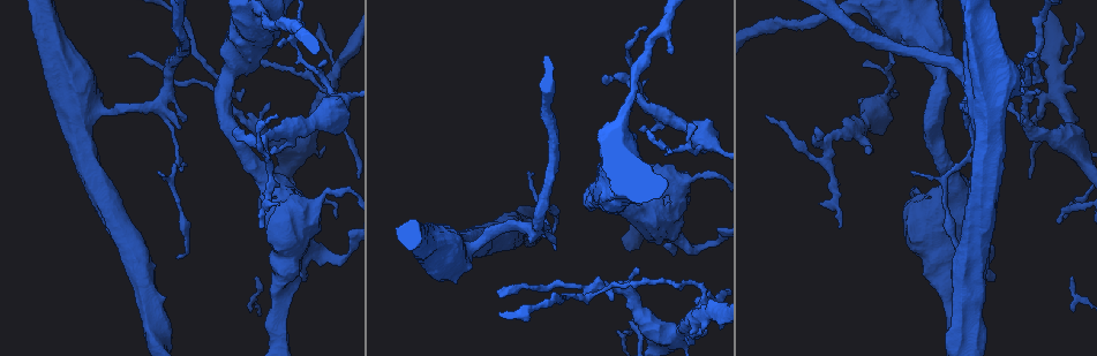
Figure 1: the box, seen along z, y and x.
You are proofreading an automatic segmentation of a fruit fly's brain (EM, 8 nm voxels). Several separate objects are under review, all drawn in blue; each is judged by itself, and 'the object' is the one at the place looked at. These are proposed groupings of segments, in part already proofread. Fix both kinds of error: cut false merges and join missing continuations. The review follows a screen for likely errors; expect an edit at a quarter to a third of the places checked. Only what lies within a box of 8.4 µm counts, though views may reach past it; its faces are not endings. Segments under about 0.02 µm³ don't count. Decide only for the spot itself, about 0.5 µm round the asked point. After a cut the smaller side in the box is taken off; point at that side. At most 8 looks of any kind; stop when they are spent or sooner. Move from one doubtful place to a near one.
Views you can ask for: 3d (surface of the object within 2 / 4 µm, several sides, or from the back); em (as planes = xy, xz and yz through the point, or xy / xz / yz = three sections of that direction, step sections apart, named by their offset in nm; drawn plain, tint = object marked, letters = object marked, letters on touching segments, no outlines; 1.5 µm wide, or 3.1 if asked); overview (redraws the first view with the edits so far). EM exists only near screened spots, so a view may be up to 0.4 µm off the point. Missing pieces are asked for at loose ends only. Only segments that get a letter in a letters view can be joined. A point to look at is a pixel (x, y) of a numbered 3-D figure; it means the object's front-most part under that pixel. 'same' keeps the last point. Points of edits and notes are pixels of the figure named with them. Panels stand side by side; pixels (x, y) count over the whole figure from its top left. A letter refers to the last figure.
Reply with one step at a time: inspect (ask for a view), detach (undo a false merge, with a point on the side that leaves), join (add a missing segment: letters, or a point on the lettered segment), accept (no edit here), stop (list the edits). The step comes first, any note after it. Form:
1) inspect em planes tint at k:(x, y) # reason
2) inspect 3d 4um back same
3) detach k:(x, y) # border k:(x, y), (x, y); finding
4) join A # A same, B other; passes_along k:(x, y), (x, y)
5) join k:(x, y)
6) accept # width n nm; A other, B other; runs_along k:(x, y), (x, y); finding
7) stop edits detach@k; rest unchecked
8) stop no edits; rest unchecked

inspect em xz step 8 tint at 1:(156, 108) # thin arm on a thick one

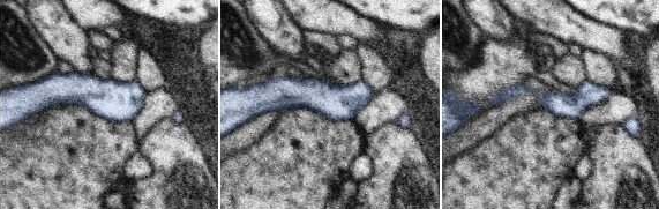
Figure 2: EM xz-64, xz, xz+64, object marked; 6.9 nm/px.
inspect em planes letters same

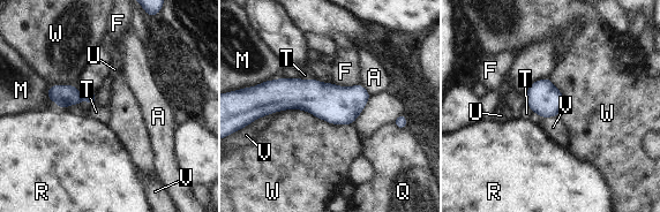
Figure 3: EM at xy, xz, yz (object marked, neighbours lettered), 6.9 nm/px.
accept # longest_contact W 600 nm; A other, F other, M other, Q other, R other, T other, U other, V other, W other; runs_along 3:(366, 95), (261, 99); all the same neuron

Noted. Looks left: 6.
inspect em xy step 8 tint at 1:(767, 115) # free end

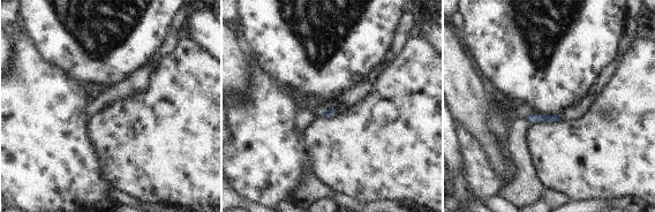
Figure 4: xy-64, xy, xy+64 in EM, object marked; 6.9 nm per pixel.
inspect em planes letters same

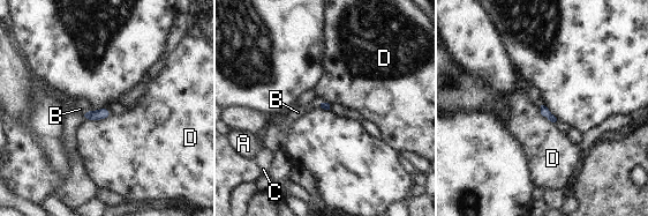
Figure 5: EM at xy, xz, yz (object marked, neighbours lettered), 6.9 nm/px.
accept # A other, B other, C other, D other; border 5:(111, 114), (83, 121); no lettered segment goes on from it

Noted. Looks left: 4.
inspect em xz step 8 letters at 1:(181, 255) # thin end

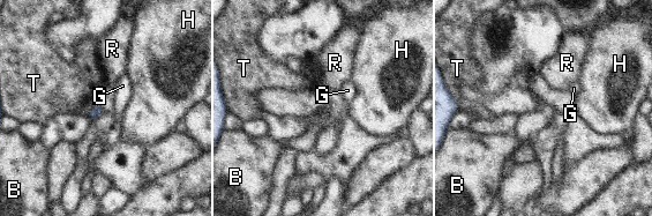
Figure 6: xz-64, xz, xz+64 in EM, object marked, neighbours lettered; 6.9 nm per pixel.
inspect em planes letters same

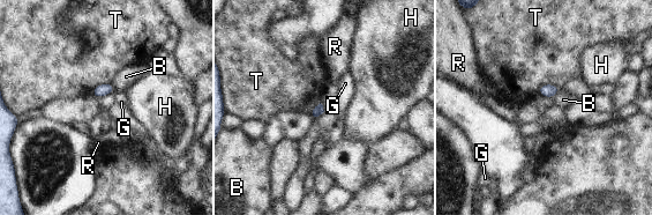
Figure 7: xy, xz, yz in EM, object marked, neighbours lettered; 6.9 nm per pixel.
accept # B other, G other, H other, R other, T other; border 7:(560, 87), (542, 84), (537, 90); none of them fits

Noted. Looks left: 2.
inspect em planes letters at 1:(1067, 216)

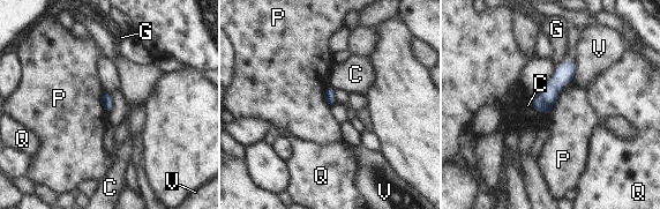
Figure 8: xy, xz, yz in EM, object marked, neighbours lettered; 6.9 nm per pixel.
accept # C other, G other, P other, Q other, V other; border 8:(564, 86), (552, 109), (544, 116); none of them fits

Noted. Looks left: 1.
stop no edits; rest unchecked

